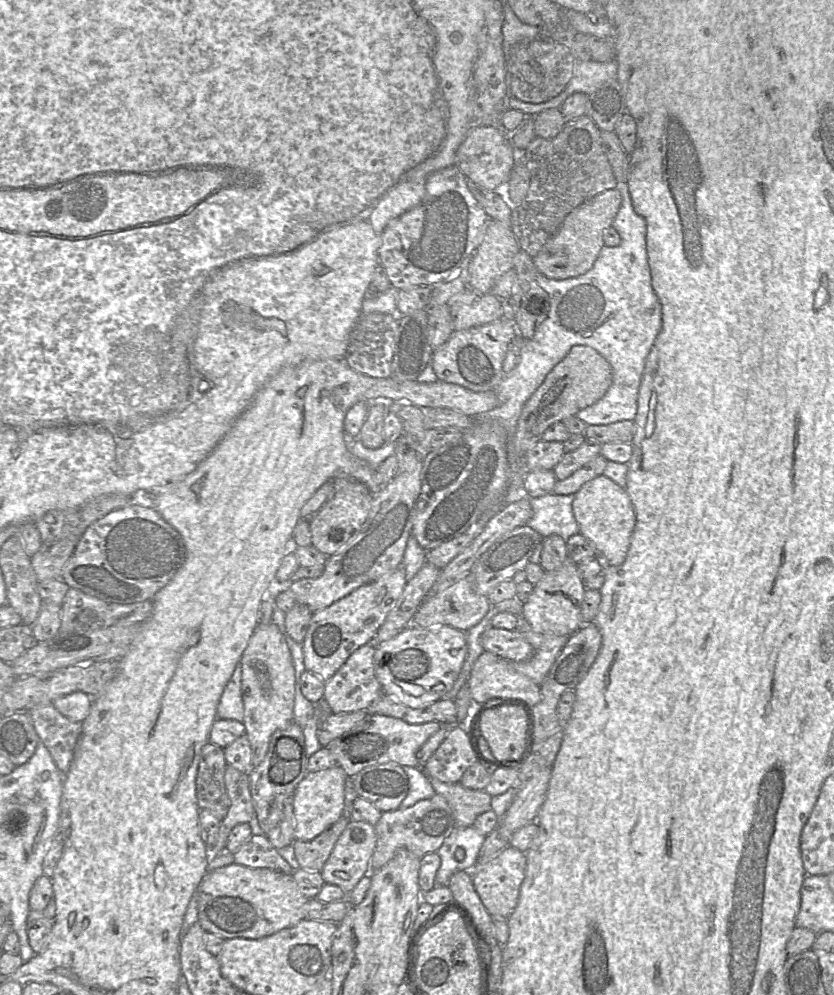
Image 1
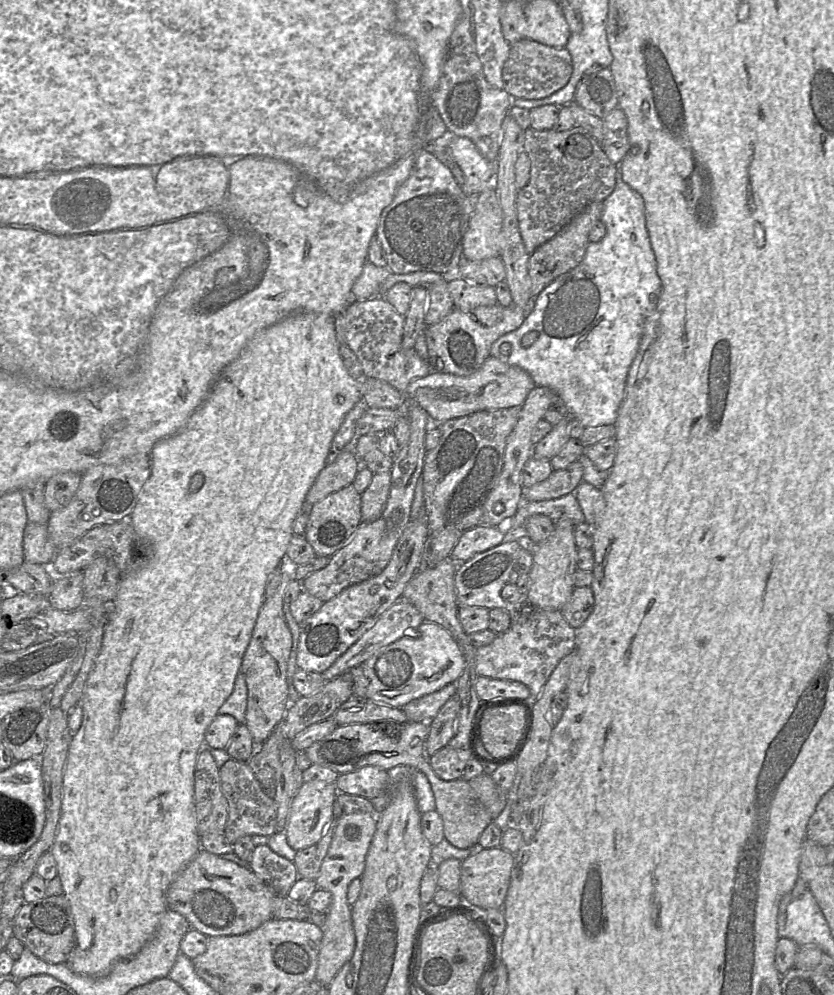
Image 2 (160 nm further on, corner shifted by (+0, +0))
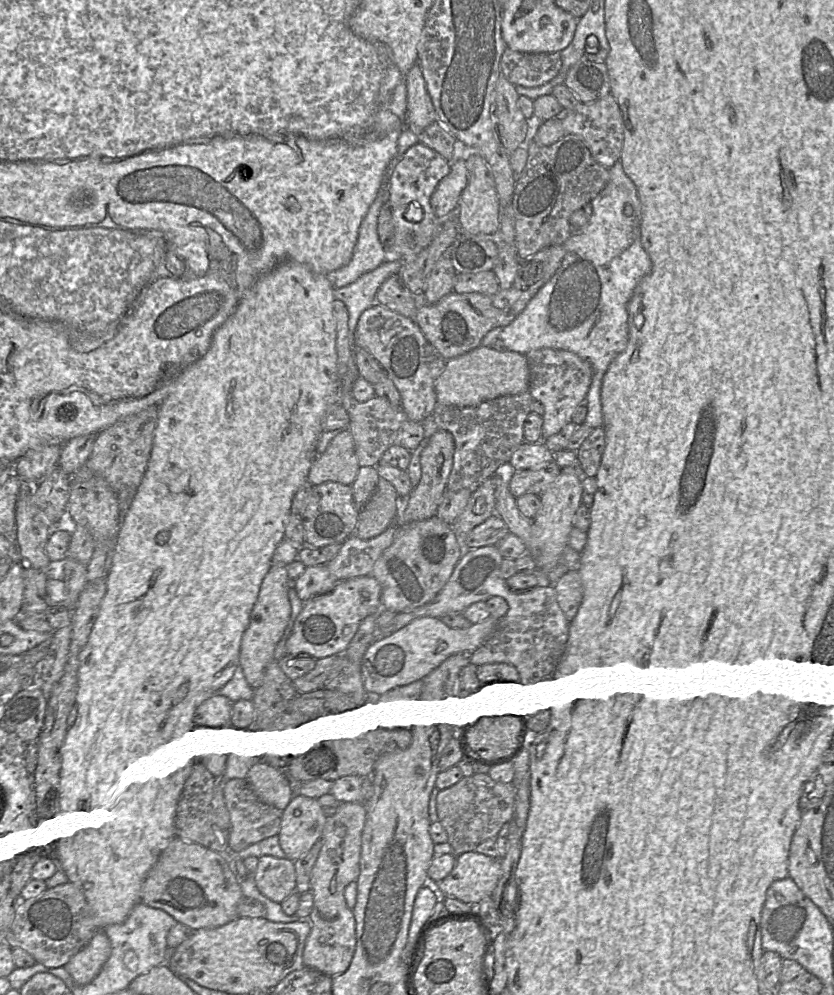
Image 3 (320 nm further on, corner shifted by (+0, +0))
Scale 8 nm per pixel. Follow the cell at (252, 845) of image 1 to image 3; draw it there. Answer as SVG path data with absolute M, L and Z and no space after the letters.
M262 855L258 858L255 882L258 890L273 902L282 903L296 891L294 861Z

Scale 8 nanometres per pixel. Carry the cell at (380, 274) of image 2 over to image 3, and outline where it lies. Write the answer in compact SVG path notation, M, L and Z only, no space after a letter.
M383 181L375 200L361 222L350 261L328 274L334 289L355 282L363 274L386 262L387 252L379 240L377 225L382 205L389 200L389 195L389 181Z

